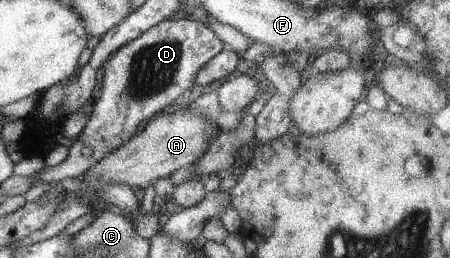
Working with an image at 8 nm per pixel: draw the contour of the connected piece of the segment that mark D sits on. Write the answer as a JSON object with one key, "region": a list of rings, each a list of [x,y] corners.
{"region":[[[177,16],[163,20],[150,30],[144,31],[128,44],[115,49],[109,55],[107,61],[103,63],[105,70],[99,99],[89,105],[87,109],[88,122],[68,147],[66,160],[55,167],[43,166],[35,175],[35,185],[39,183],[59,184],[59,181],[65,179],[65,177],[80,178],[83,176],[94,164],[99,163],[106,155],[131,139],[137,133],[139,123],[143,123],[145,119],[151,119],[157,113],[163,112],[163,109],[173,103],[181,93],[193,87],[192,83],[197,72],[223,48],[224,43],[213,33],[207,23],[191,20],[185,16]]]}

